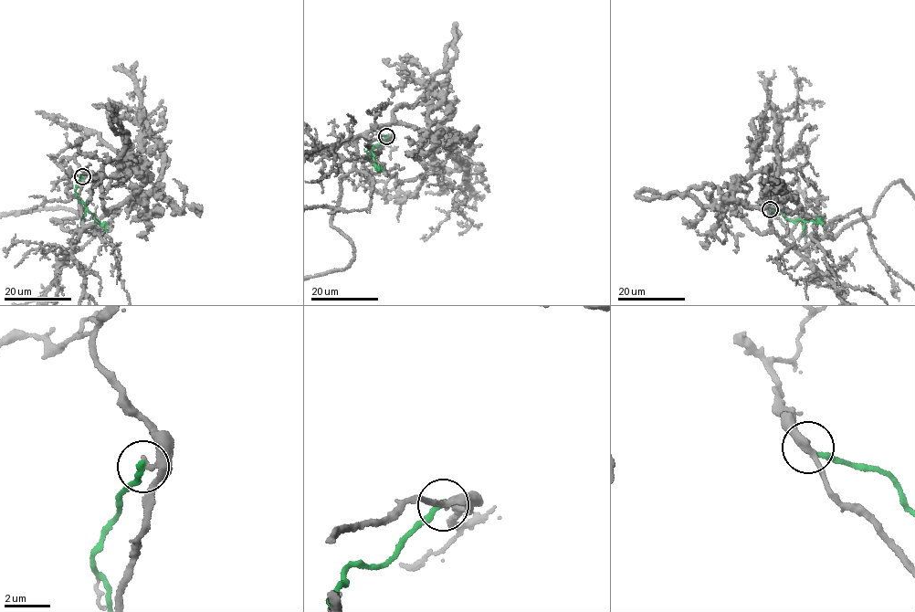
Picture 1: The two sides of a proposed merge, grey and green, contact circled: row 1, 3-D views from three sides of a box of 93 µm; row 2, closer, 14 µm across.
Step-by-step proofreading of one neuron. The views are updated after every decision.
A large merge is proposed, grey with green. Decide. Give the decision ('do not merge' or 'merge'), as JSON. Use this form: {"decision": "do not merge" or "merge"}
{"decision": "do not merge"}

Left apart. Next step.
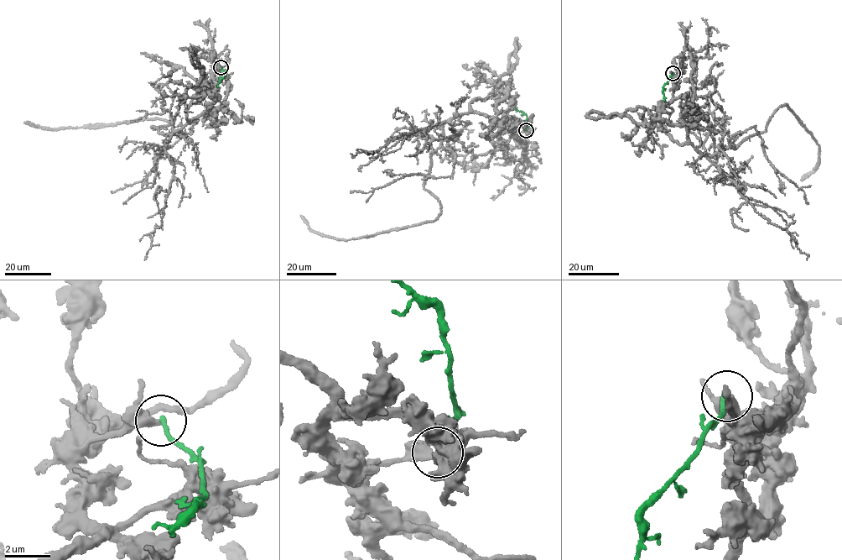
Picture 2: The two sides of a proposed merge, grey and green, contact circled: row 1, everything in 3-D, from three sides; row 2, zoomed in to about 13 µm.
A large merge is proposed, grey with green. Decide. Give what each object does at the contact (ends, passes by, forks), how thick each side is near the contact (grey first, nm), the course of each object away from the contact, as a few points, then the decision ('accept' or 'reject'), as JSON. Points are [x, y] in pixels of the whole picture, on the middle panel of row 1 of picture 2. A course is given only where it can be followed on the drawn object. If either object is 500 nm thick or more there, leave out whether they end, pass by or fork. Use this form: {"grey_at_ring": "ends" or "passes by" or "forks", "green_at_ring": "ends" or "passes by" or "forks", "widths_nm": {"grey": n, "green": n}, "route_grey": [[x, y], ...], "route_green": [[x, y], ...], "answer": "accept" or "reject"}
{"grey_at_ring": "ends", "green_at_ring": "ends", "widths_nm": {"grey": 360, "green": 190}, "route_grey": [[526, 131], [506, 115], [508, 95], [499, 121], [444, 122], [423, 185], [434, 219], [344, 240], [300, 215]], "route_green": [[526, 130], [526, 115], [517, 110], [517, 107]], "answer": "reject"}

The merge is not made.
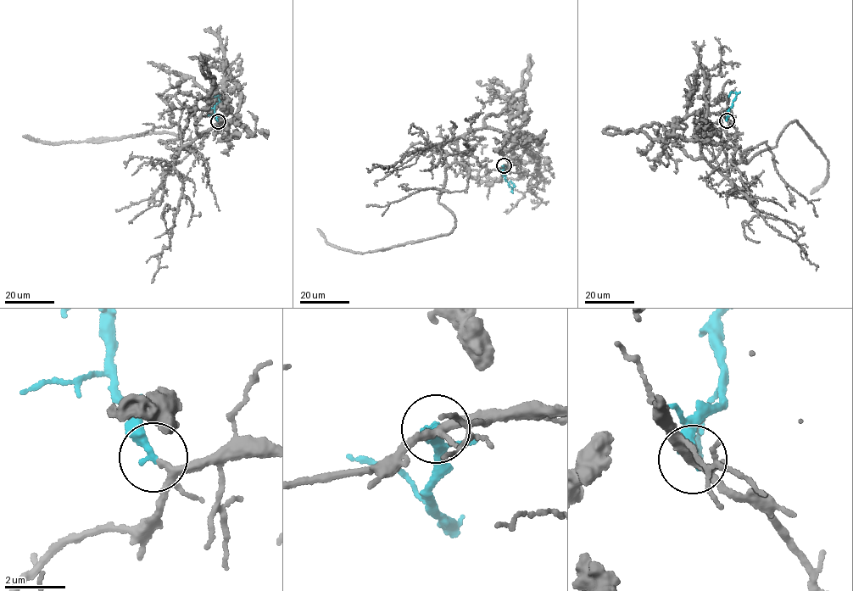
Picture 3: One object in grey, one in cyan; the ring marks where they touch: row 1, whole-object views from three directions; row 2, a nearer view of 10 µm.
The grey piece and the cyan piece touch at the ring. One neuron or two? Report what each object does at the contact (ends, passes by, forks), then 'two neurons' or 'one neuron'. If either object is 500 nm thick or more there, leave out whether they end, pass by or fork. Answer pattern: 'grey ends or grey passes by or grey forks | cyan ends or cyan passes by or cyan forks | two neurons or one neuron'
grey forks | cyan ends | one neuron

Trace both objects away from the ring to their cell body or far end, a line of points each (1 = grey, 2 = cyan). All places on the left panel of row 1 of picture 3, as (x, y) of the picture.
1: (218, 121), (236, 114), (180, 149), (160, 142), (178, 136), (164, 132), (54, 143), (22, 136)
2: (218, 121), (214, 108), (220, 100), (218, 96), (214, 97)

